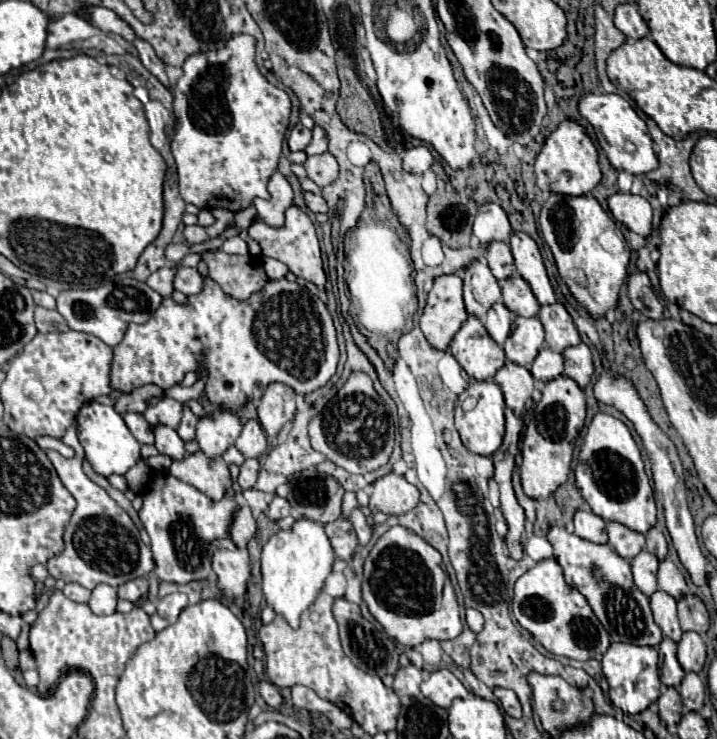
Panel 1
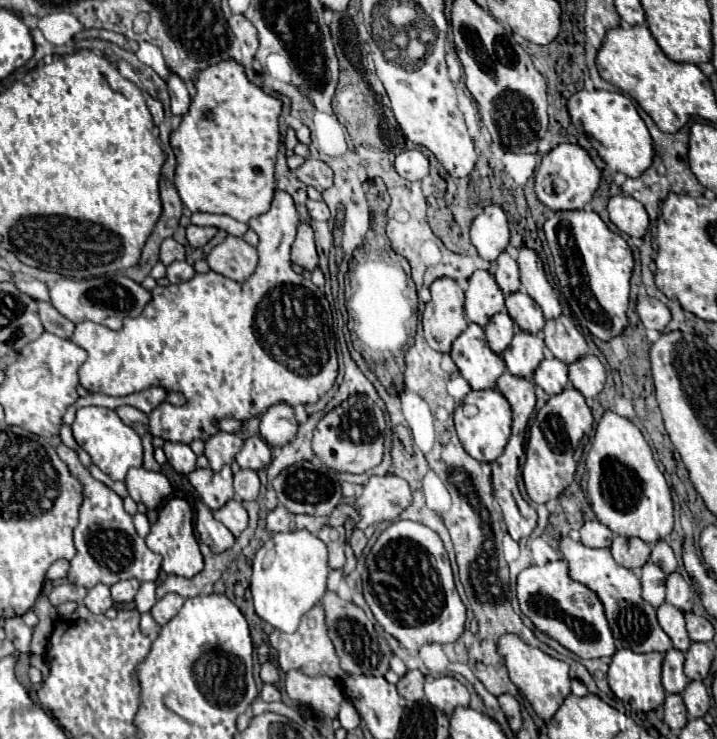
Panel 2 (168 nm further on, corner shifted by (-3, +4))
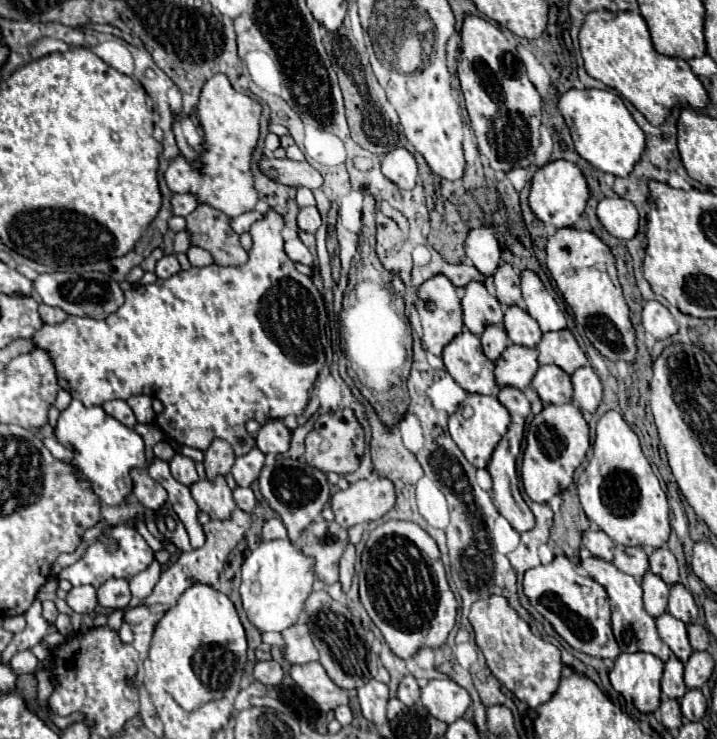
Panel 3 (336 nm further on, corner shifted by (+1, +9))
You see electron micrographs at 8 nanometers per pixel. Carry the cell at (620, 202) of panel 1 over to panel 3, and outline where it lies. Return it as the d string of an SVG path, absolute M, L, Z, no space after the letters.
M619 196L603 198L597 206L597 218L609 230L609 234L621 240L631 240L639 228L637 208L633 202Z

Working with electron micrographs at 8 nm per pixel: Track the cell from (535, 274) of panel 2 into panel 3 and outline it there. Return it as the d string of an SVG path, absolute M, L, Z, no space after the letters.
M533 270L521 272L521 290L527 304L527 312L539 322L543 332L565 328L565 316L559 310L553 296L545 290L541 278Z

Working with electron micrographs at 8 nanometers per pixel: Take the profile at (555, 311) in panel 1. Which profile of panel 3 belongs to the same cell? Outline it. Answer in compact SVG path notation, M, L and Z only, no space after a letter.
M563 328L557 332L545 332L537 344L539 364L557 364L567 374L573 374L579 366L589 364L585 352L577 344L575 336Z

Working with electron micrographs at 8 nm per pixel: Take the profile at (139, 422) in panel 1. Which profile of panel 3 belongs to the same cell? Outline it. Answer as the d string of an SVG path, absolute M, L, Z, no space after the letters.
M109 400L109 402L103 404L103 410L107 414L111 414L113 418L117 418L127 428L135 428L135 424L137 424L135 414L133 414L133 410L129 408L129 404L125 400Z

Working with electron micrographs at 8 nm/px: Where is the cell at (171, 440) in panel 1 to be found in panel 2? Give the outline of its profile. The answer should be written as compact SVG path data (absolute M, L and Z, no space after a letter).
M167 441L165 447L163 447L165 455L167 455L167 461L171 463L171 467L181 473L181 475L189 475L191 471L195 471L195 461L197 461L197 455L191 451L189 445L181 445L181 443L171 443Z

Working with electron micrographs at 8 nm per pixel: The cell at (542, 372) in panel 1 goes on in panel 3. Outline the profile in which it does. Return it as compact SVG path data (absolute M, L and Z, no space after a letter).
M541 364L531 386L537 390L543 402L547 404L565 404L571 402L571 380L569 374L555 364Z

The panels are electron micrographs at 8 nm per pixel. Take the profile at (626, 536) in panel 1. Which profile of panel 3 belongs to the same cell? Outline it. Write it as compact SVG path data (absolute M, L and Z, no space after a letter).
M615 546L613 550L613 564L633 576L637 582L641 582L643 574L649 570L649 562L647 562L647 552L643 548L633 548L633 546Z

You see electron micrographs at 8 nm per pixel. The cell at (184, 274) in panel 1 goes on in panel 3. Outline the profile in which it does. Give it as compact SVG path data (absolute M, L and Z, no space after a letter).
M163 256L159 262L157 262L157 270L155 274L159 278L169 278L173 274L181 272L181 266L179 266L179 260L175 256Z

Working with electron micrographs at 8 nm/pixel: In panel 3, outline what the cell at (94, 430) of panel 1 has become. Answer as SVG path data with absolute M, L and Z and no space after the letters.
M73 400L59 416L55 438L75 452L73 464L93 484L99 498L109 506L121 504L123 498L131 494L133 482L129 470L147 466L143 438L135 430L123 426L119 420L109 416L101 406L87 408L81 404L81 400Z

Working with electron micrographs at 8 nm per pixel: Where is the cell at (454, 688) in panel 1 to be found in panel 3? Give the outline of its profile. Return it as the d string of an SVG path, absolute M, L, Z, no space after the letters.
M451 678L443 680L429 680L421 688L421 702L423 706L441 722L455 722L459 720L471 704L471 698L465 688L461 688Z

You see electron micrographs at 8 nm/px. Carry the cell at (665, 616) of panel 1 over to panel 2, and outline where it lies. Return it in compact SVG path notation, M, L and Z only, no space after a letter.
M663 603L657 609L657 619L659 619L661 629L671 637L673 647L683 651L683 653L687 653L687 649L691 645L691 639L689 639L687 629L685 629L685 617L683 617L683 613L679 609L673 609L673 605Z

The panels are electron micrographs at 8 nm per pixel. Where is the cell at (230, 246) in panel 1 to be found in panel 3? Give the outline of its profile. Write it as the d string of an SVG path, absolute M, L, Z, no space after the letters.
M245 212L245 214L241 214L241 216L237 216L237 218L231 220L231 228L233 228L237 234L243 234L243 232L247 232L249 226L251 226L255 220L259 220L259 218L261 218L261 212Z

